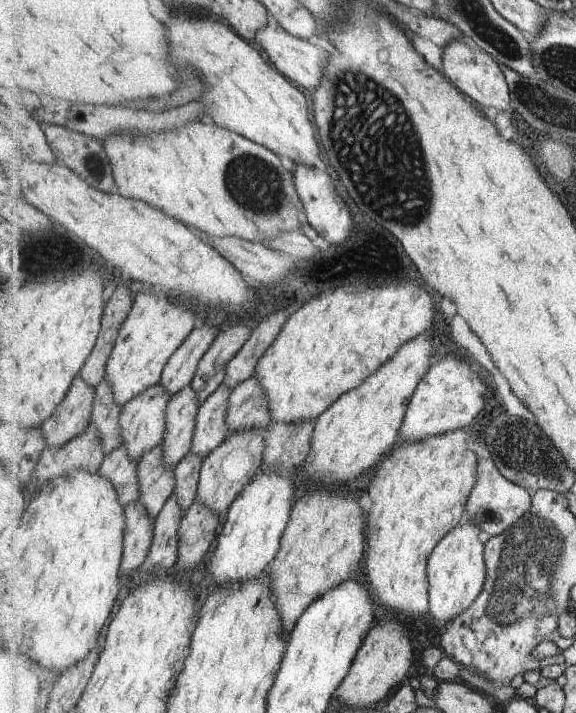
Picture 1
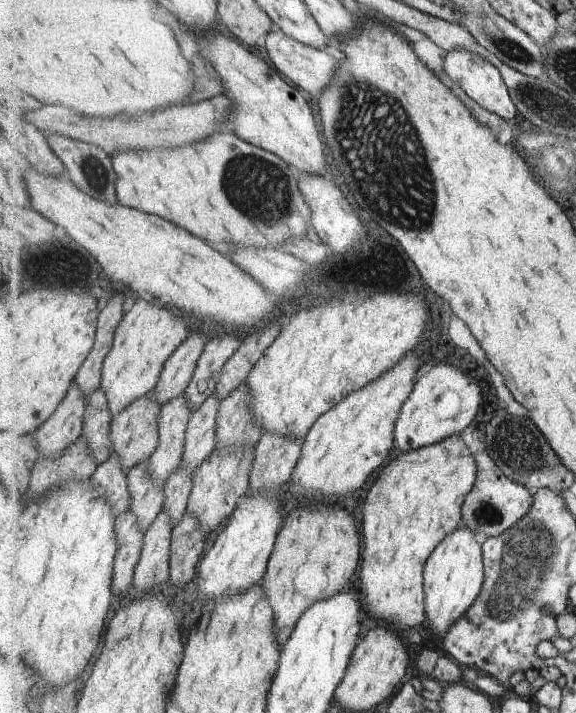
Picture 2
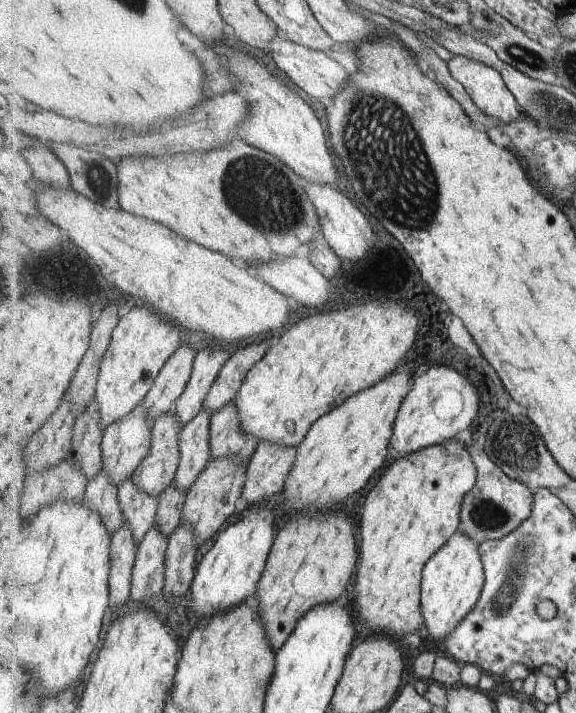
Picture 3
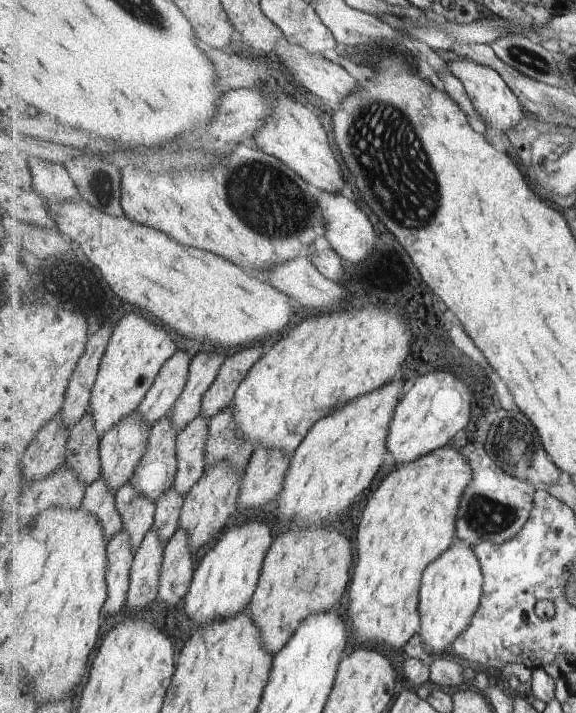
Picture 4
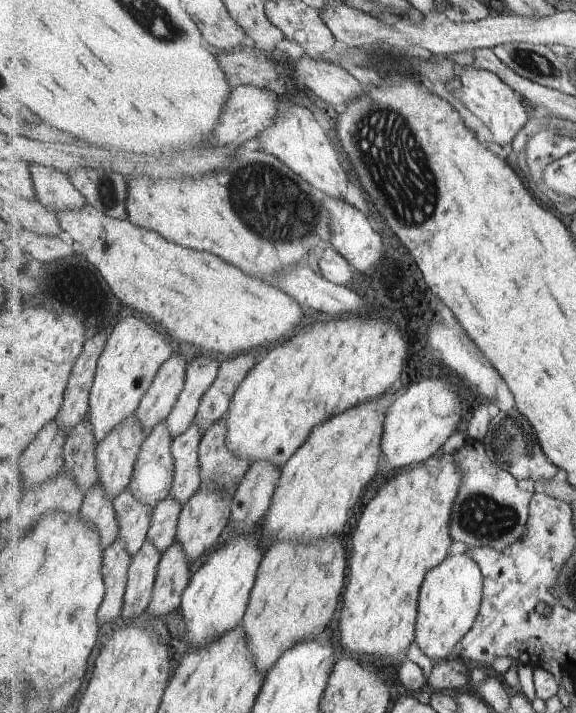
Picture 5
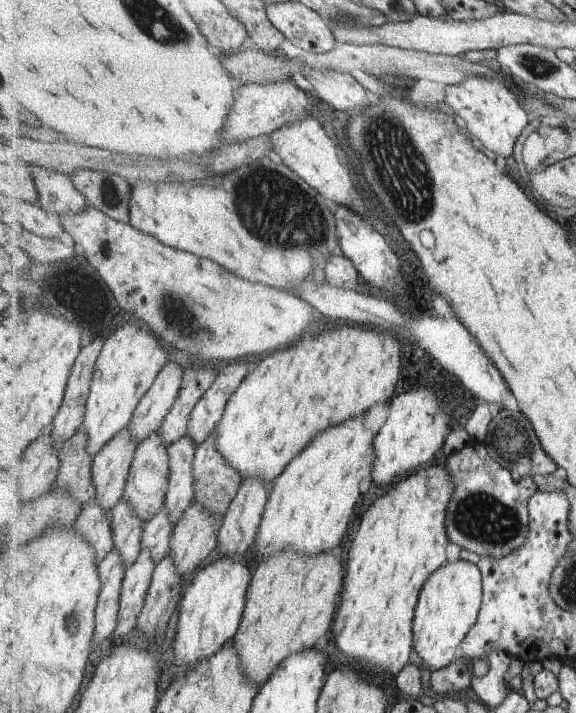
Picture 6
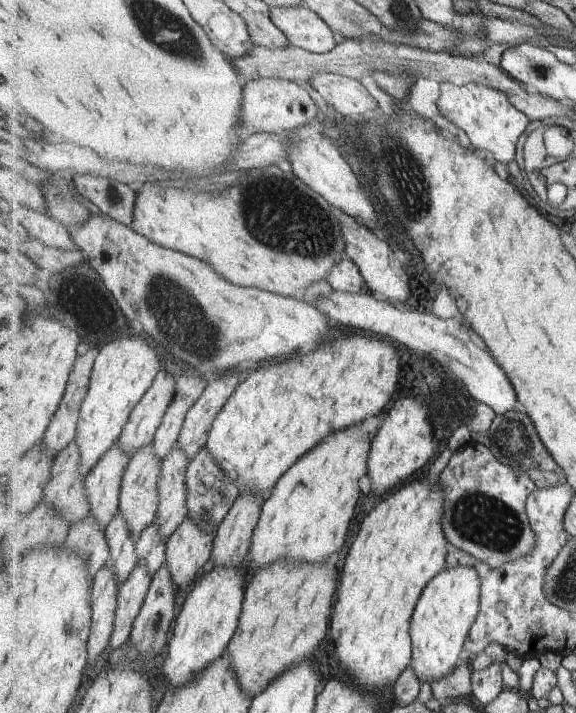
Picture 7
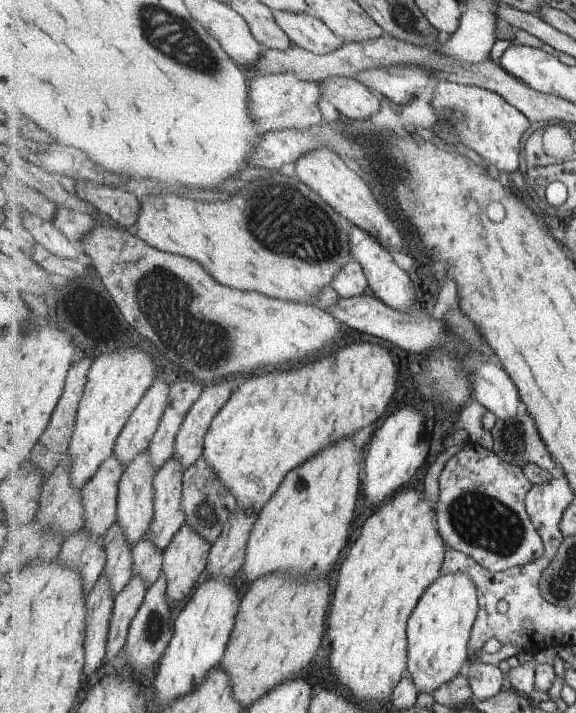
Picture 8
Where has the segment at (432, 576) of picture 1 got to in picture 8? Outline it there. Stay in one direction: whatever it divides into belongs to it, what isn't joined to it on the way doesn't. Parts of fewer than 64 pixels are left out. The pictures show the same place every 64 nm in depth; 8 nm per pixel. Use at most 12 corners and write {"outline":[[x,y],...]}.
{"outline":[[442,574],[408,624],[419,692],[466,671],[476,579]]}

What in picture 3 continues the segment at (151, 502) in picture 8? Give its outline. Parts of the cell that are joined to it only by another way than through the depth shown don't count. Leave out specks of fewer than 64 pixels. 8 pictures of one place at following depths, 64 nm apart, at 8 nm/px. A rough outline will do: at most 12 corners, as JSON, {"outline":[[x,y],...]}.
{"outline":[[177,410],[161,414],[153,446],[133,474],[151,496],[176,480],[181,431]]}

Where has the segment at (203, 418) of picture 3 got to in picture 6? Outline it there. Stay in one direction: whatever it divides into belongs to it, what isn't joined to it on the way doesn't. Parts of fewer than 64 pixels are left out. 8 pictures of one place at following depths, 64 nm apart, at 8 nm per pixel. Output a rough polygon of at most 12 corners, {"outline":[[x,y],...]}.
{"outline":[[197,442],[169,447],[165,508],[177,524],[195,498]]}

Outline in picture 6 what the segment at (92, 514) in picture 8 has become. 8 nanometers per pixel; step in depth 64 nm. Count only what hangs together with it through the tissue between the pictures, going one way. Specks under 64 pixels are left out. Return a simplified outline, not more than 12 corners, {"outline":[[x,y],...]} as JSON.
{"outline":[[128,427],[94,458],[95,503],[124,496],[139,445]]}

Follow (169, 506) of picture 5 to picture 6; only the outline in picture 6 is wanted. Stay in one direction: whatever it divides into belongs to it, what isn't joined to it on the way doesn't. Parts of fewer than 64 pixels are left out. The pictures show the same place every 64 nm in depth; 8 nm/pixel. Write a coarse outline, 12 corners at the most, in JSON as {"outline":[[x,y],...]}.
{"outline":[[165,506],[145,525],[141,546],[157,565],[170,554],[176,525]]}

